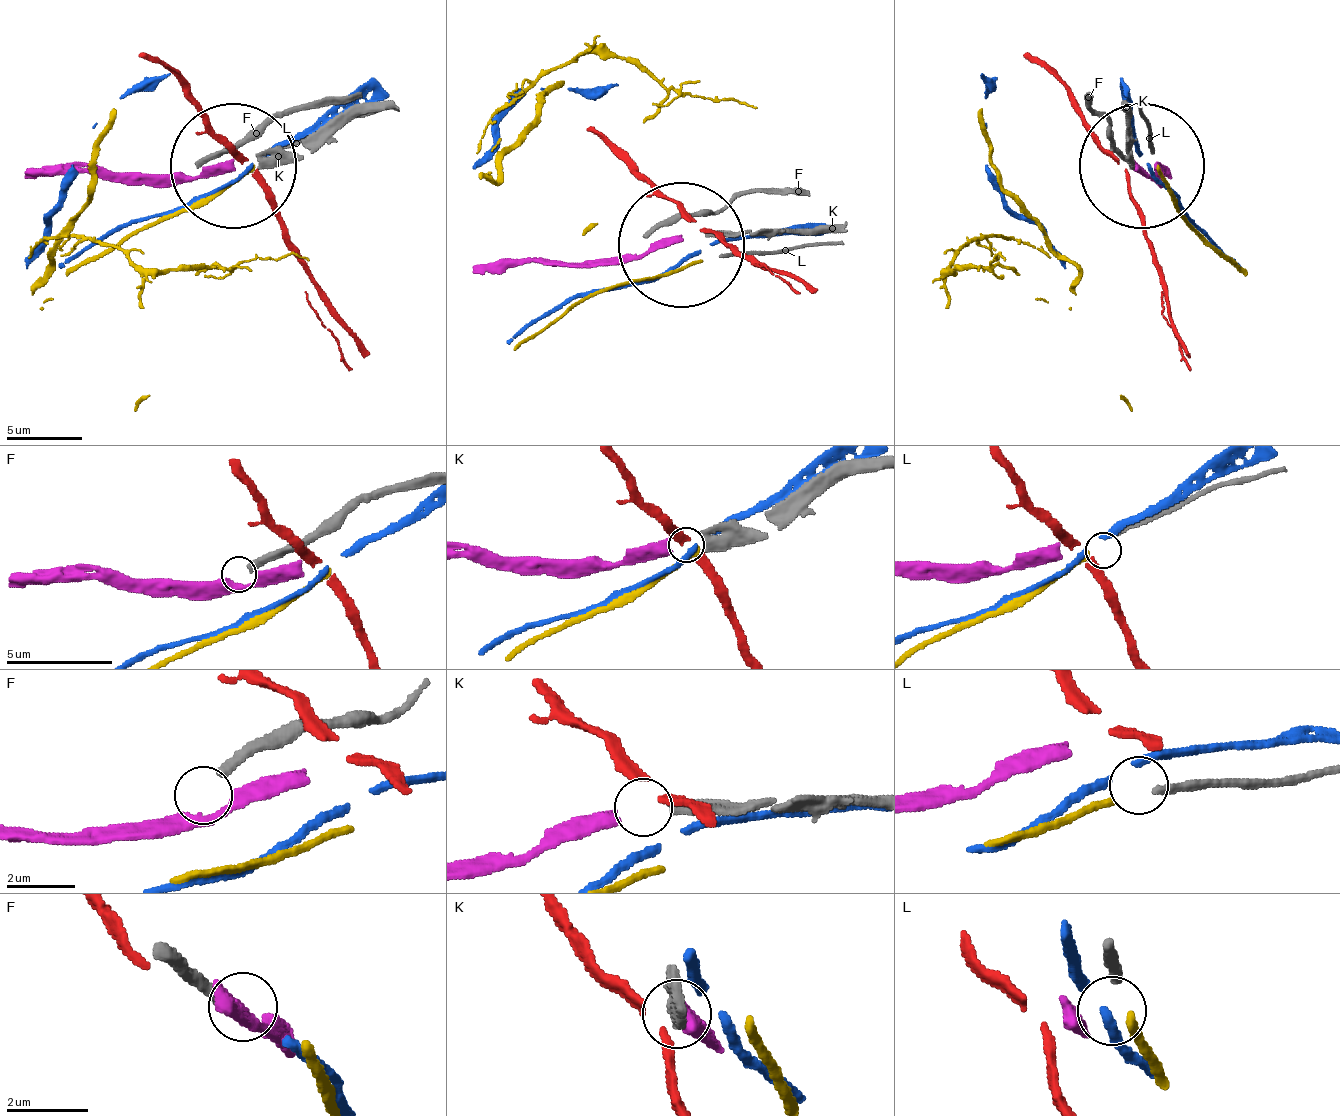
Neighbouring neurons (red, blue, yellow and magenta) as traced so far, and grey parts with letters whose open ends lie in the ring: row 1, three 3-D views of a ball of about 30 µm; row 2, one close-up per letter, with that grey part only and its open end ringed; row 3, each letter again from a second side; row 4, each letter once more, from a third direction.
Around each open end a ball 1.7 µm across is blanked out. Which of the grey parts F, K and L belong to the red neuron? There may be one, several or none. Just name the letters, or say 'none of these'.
none of these

